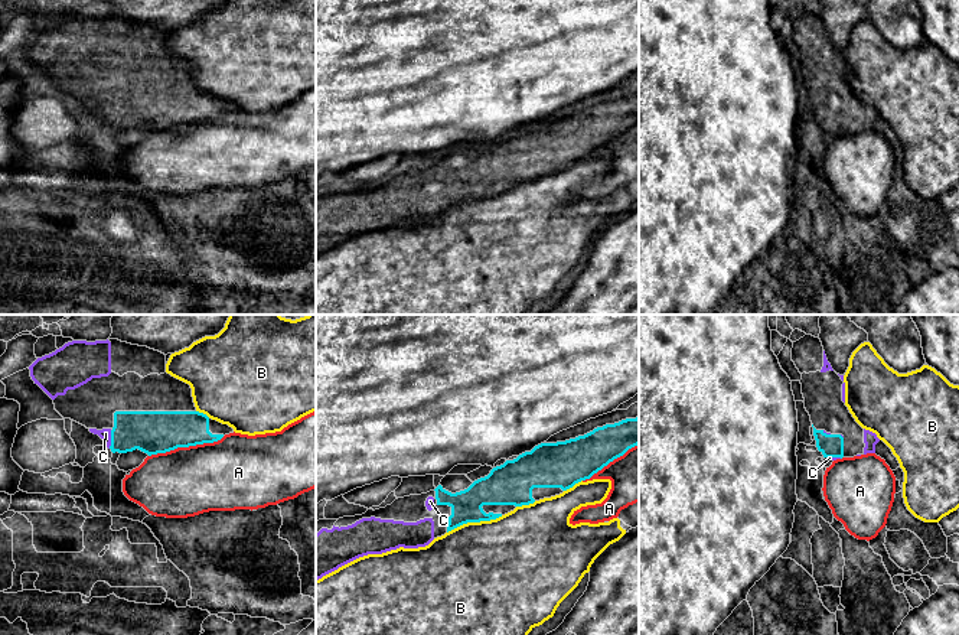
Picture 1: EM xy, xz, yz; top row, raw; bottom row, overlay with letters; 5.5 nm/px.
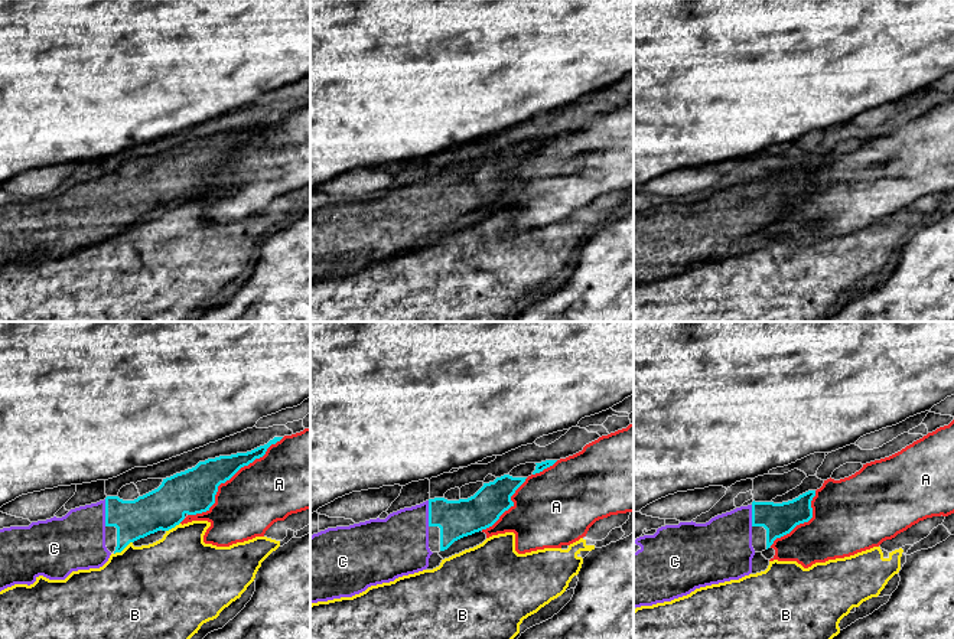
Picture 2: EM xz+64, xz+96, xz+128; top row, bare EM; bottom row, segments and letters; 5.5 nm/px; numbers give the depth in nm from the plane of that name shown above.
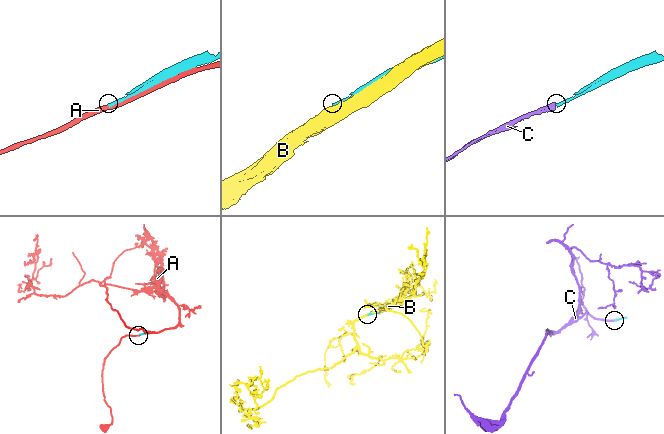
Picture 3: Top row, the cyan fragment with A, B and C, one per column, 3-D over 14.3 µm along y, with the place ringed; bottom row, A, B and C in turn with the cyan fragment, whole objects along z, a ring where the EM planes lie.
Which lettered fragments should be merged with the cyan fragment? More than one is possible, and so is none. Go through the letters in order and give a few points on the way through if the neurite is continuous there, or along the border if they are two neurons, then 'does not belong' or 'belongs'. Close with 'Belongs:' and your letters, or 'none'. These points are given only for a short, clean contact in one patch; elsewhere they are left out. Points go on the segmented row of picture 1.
A: does not belong
B: does not belong
C: belongs
Belongs: C

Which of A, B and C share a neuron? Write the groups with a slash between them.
A / B / C

